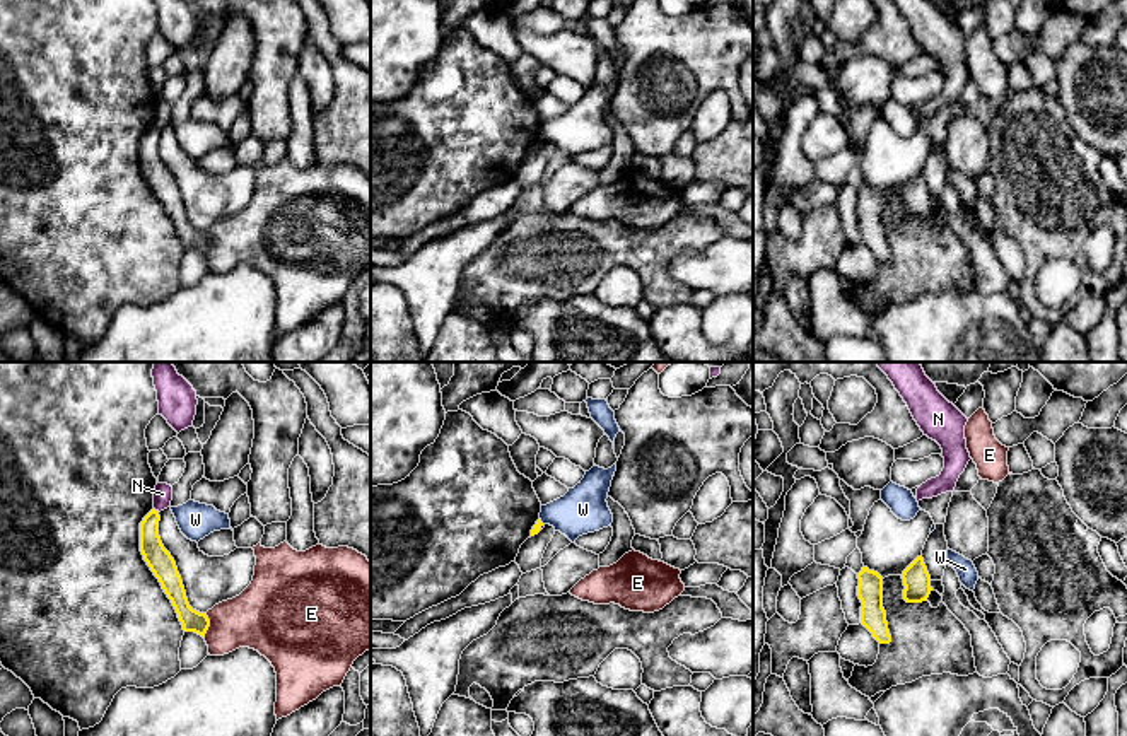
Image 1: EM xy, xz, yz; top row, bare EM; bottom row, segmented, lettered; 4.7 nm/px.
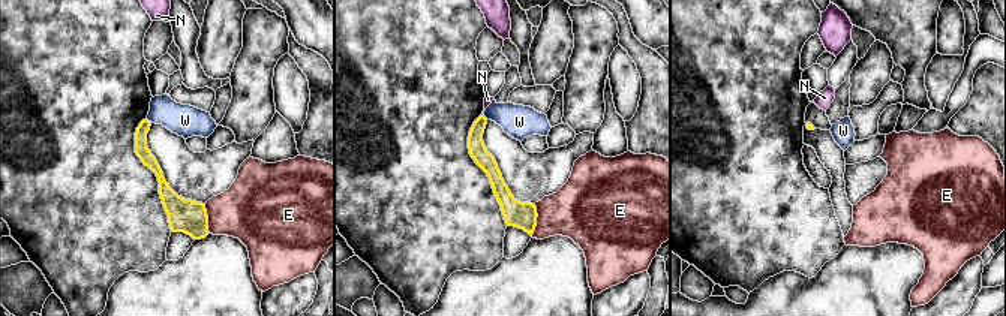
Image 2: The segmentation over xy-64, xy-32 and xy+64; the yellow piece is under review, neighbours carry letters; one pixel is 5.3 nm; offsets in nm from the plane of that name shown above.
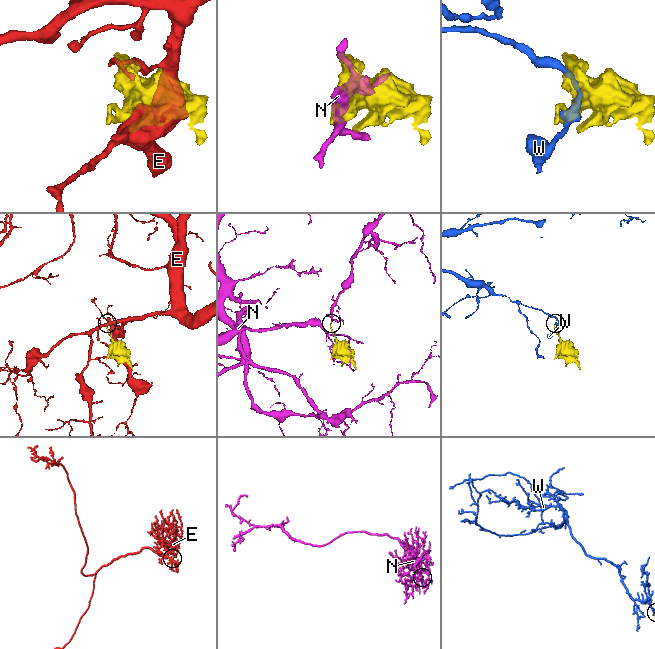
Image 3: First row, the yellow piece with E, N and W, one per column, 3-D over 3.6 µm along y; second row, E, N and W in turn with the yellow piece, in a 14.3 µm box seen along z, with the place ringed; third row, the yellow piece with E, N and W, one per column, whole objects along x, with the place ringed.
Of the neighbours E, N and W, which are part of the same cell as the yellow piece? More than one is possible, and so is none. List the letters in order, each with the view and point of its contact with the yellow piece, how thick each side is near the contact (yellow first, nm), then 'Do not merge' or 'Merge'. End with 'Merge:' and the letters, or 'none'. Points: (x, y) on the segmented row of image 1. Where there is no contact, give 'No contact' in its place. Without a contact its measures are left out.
E: Touches yellow at xy (209, 625). Thickness 110 nm (yellow) against 300 nm. Do not merge
N: Touches yellow at xy (157, 511). Thickness 120 nm (yellow) against 90 nm. Do not merge
W: Touches yellow at xz (540, 521). Thickness 40 nm (yellow) against 220 nm. Do not merge
Merge: none

